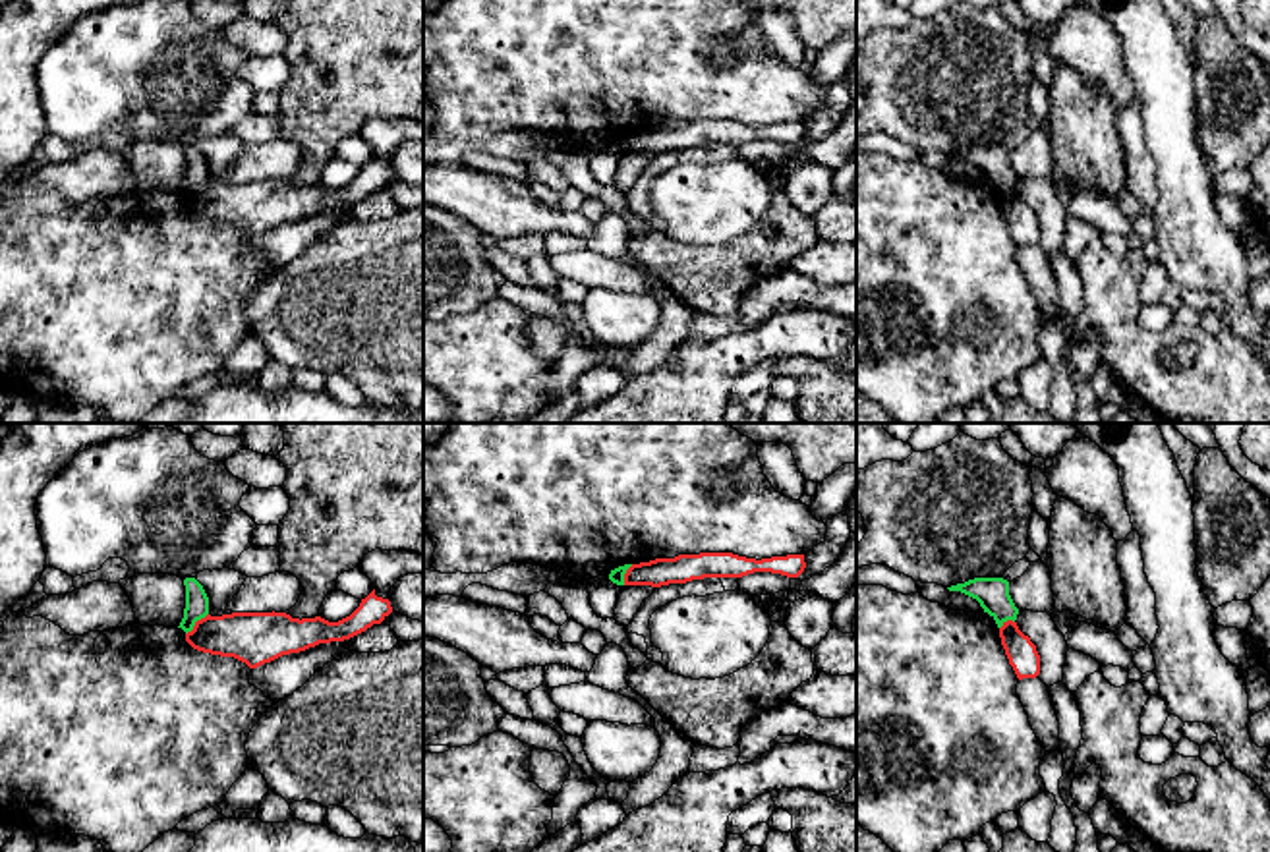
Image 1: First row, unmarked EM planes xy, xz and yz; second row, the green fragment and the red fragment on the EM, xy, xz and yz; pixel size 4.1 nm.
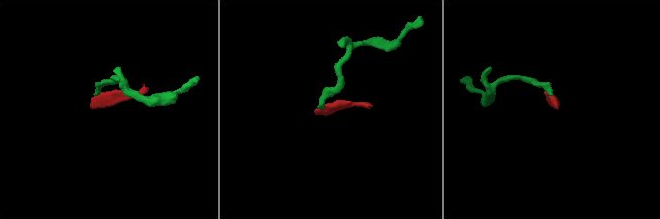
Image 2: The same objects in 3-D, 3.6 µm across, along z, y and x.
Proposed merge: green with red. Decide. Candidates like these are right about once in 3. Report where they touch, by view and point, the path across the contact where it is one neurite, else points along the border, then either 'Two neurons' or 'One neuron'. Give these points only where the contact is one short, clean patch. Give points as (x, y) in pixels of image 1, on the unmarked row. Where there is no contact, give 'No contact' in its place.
Touches green at xy (196, 188). Path across: xy (196, 167), (196, 188), (209, 201), (252, 205). One neuron

